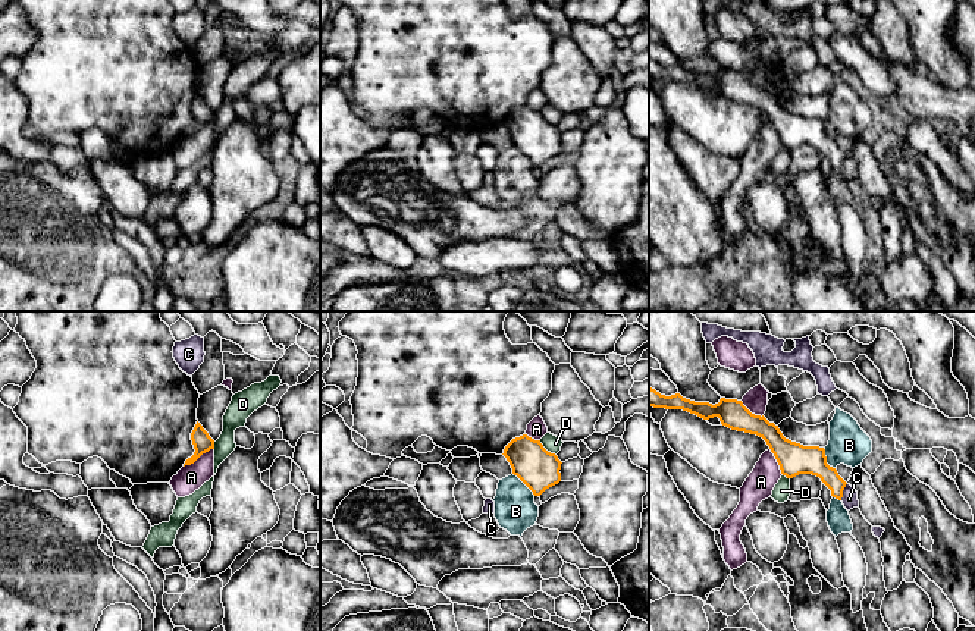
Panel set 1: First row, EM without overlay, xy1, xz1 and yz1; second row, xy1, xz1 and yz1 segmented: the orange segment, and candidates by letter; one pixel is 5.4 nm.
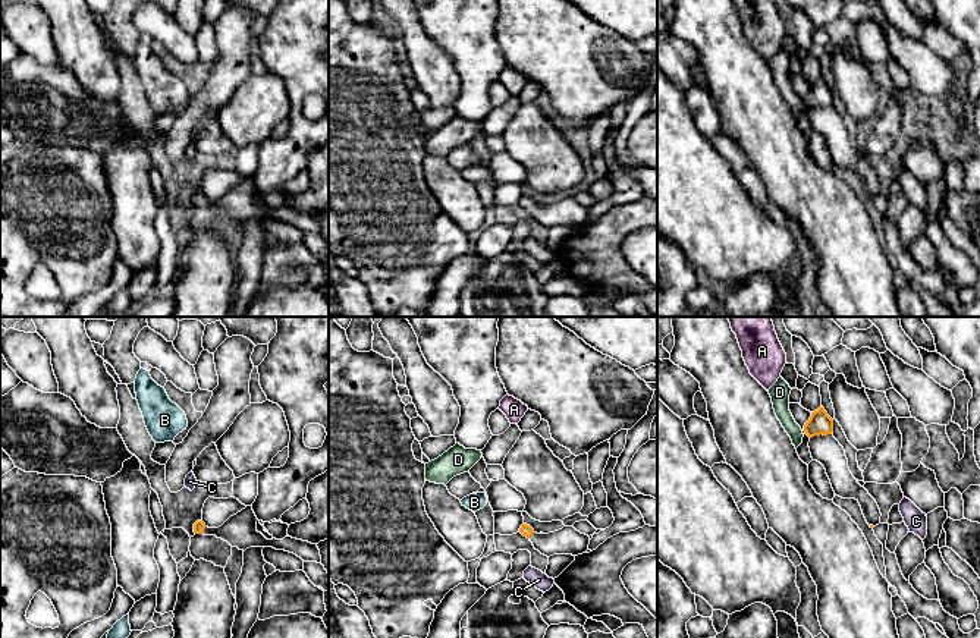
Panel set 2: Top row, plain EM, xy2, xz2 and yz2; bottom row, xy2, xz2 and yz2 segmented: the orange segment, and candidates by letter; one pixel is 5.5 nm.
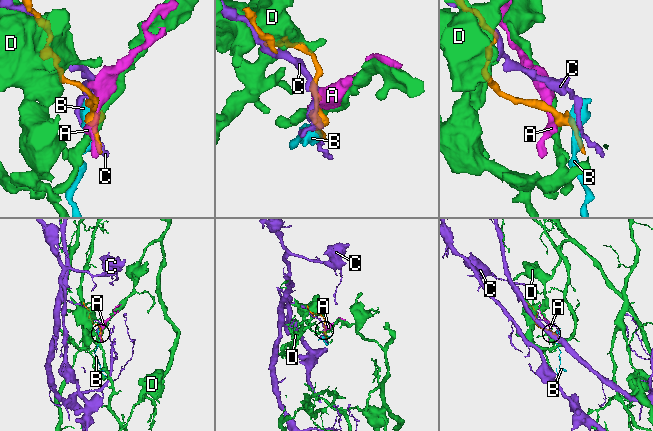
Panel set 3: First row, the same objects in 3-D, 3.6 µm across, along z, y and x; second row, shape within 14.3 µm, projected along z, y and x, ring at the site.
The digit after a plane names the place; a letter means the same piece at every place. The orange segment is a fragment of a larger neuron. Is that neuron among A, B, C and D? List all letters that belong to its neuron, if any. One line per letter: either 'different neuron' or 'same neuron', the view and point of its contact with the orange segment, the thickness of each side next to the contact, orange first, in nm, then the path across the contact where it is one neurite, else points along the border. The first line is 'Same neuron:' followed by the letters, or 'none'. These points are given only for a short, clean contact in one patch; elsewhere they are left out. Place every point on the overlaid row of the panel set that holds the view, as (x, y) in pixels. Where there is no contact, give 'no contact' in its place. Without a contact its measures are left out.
Same neuron: none
A: different neuron | xy1 (198, 457) | 100/140 nm | along xy1 (213, 448), (184, 467)
B: different neuron | xz1 (524, 483) | 220/220 nm | along xz1 (513, 473), (535, 495)
C: different neuron | yz1 (842, 492) | 160/90 nm
D: different neuron | xz1 (545, 449) | 220/90 nm

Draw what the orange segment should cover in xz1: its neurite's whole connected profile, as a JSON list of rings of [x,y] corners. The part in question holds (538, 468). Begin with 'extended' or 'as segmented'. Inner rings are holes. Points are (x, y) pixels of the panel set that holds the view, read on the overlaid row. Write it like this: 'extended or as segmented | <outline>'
as segmented | [[[527,434],[512,439],[502,453],[517,475],[534,496],[561,481],[561,461],[548,452],[540,440]]]

